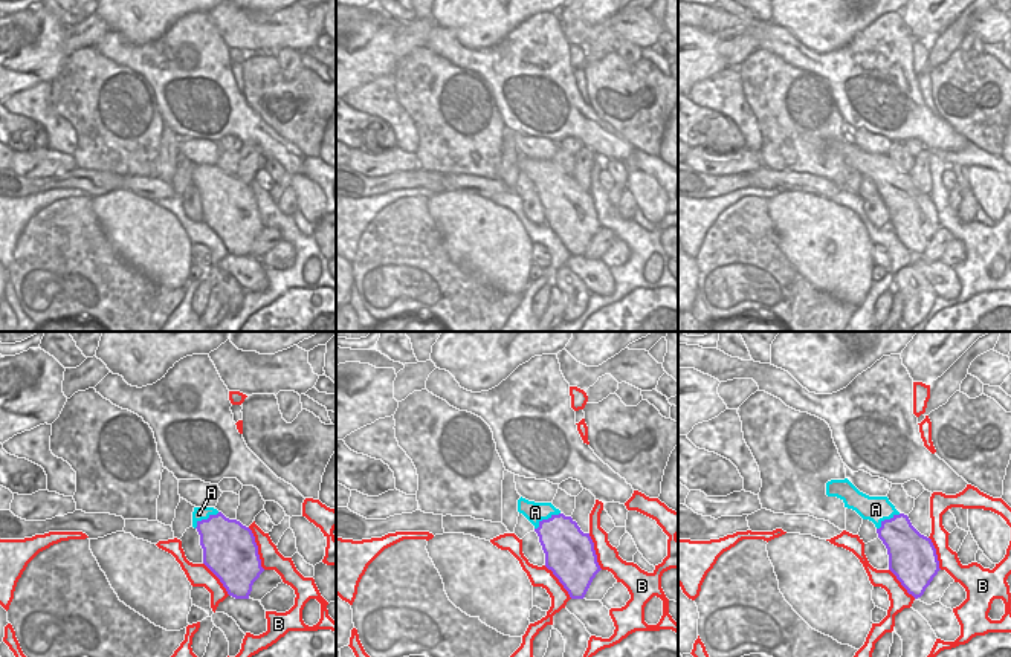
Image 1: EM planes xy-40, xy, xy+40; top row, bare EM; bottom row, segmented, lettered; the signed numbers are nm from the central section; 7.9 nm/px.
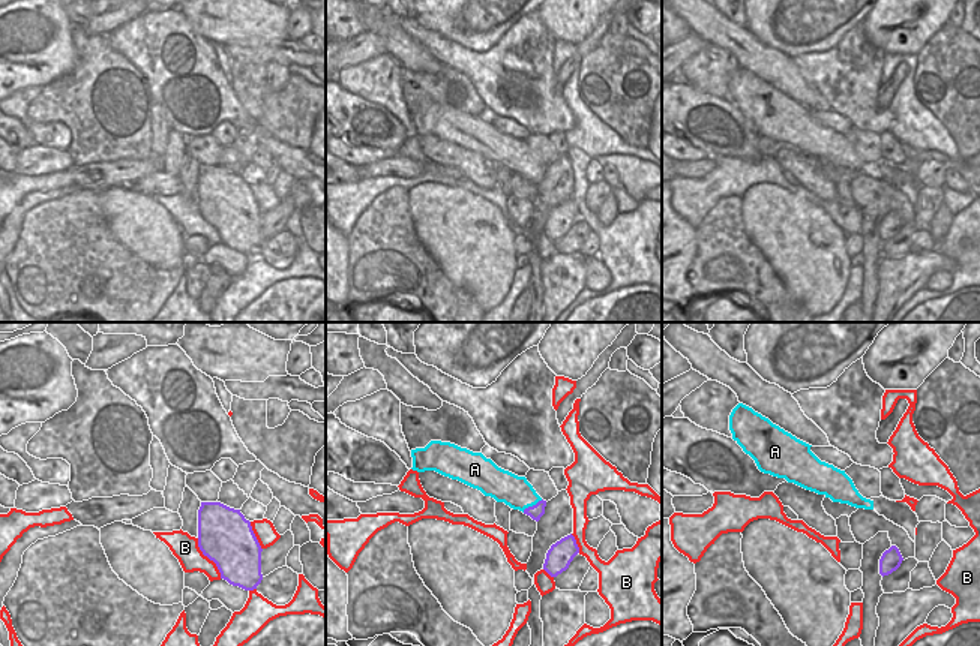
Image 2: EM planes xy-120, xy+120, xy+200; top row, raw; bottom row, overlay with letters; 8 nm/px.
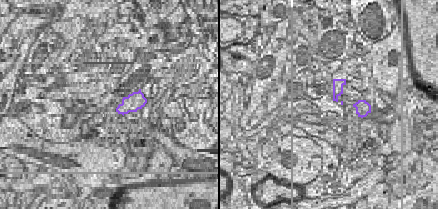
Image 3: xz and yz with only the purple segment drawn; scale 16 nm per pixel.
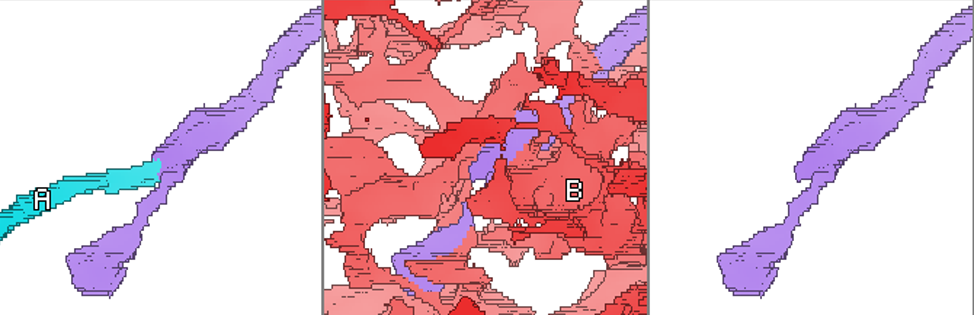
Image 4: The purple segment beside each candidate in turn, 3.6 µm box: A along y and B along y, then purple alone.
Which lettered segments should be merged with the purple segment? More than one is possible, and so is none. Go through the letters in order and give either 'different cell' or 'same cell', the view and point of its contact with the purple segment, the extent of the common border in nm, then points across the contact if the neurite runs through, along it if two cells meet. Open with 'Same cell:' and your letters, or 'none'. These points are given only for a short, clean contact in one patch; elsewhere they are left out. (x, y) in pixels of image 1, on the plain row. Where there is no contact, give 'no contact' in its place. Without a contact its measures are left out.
Same cell: A
A: same cell; meets purple in xy at (545, 178); contact 240 nm long; runs through xy (562, 199), (545, 178), (535, 170)
B: different cell; meets purple in xy-40 at (257, 207); contact 360 nm long

